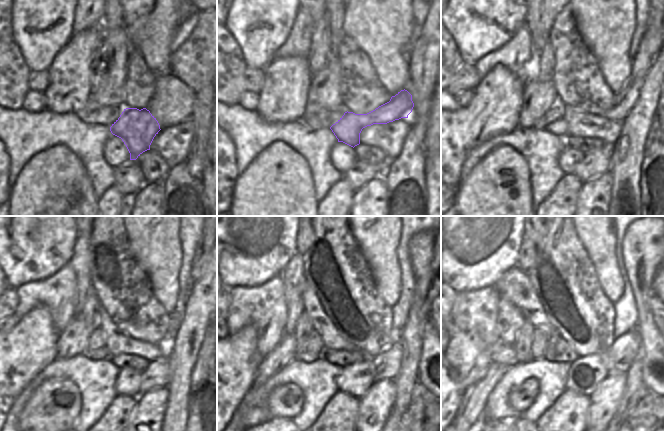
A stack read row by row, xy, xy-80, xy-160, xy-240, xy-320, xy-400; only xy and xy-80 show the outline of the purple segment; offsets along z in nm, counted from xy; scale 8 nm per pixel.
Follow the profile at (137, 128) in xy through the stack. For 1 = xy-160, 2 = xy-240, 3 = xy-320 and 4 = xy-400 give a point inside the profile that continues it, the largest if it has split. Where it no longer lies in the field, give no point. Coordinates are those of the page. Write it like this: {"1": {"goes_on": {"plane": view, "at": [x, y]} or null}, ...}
{"1": {"goes_on": {"plane": "xy-160", "at": [624, 100]}}, "2": {"goes_on": {"plane": "xy-240", "at": [196, 272]}}, "3": {"goes_on": {"plane": "xy-320", "at": [301, 356]}}, "4": {"goes_on": {"plane": "xy-400", "at": [502, 354]}}}

